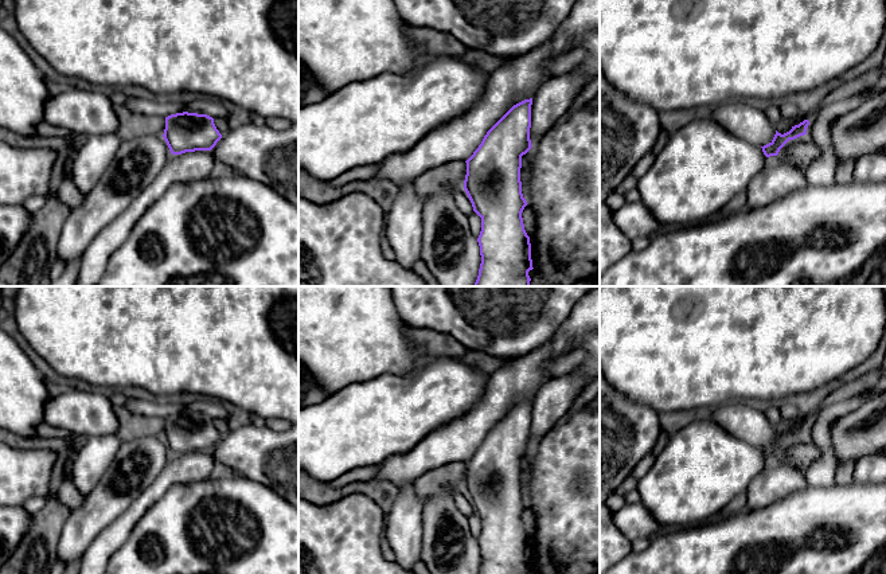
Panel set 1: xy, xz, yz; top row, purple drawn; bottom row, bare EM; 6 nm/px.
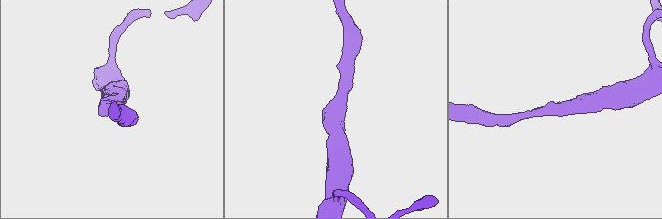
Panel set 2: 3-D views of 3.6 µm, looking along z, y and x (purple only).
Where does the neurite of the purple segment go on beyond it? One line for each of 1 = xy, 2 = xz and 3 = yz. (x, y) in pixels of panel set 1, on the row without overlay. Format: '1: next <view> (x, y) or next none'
1: next none
2: next none
3: next none

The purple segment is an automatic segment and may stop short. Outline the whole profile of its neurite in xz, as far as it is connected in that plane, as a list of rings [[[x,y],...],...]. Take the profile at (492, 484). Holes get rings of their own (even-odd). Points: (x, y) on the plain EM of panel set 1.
[[[532,399],[514,406],[484,437],[479,449],[465,462],[464,491],[473,512],[481,519],[477,539],[481,565],[479,574],[528,574],[532,571],[531,544],[522,514],[527,507],[522,495],[522,457],[531,450]]]

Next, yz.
[[[804,421],[803,423],[800,423],[799,426],[795,426],[792,427],[792,430],[784,436],[778,434],[776,432],[776,436],[773,438],[773,441],[761,448],[762,449],[762,453],[766,458],[770,458],[770,457],[777,457],[780,450],[789,442],[789,441],[795,441],[800,437],[804,437],[807,436],[807,429],[809,426],[809,422],[808,421]]]

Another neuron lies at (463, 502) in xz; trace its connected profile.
[[[461,491],[461,492],[457,493],[456,501],[457,501],[457,505],[458,505],[460,511],[467,518],[471,518],[475,514],[465,491]]]

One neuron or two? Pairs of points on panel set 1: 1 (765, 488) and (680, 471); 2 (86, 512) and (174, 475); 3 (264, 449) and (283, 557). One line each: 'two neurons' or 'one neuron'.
1: two neurons
2: two neurons
3: two neurons

